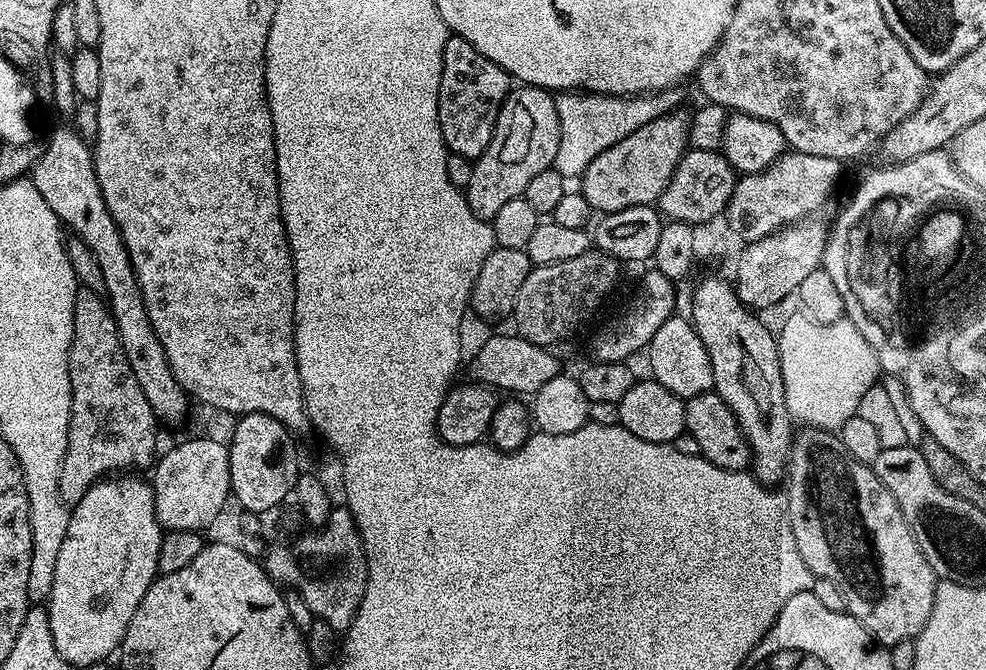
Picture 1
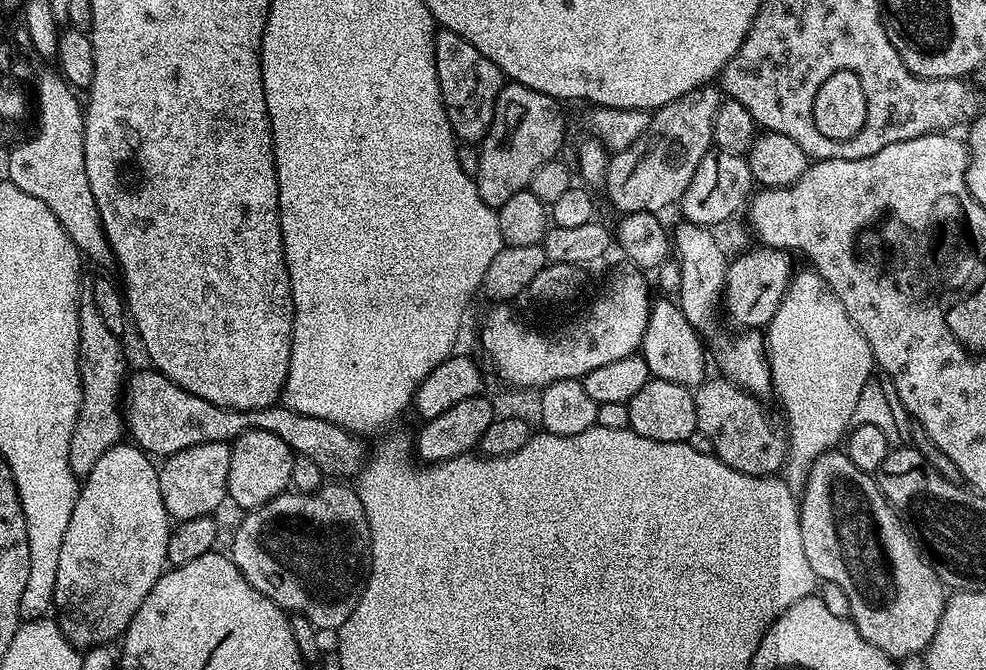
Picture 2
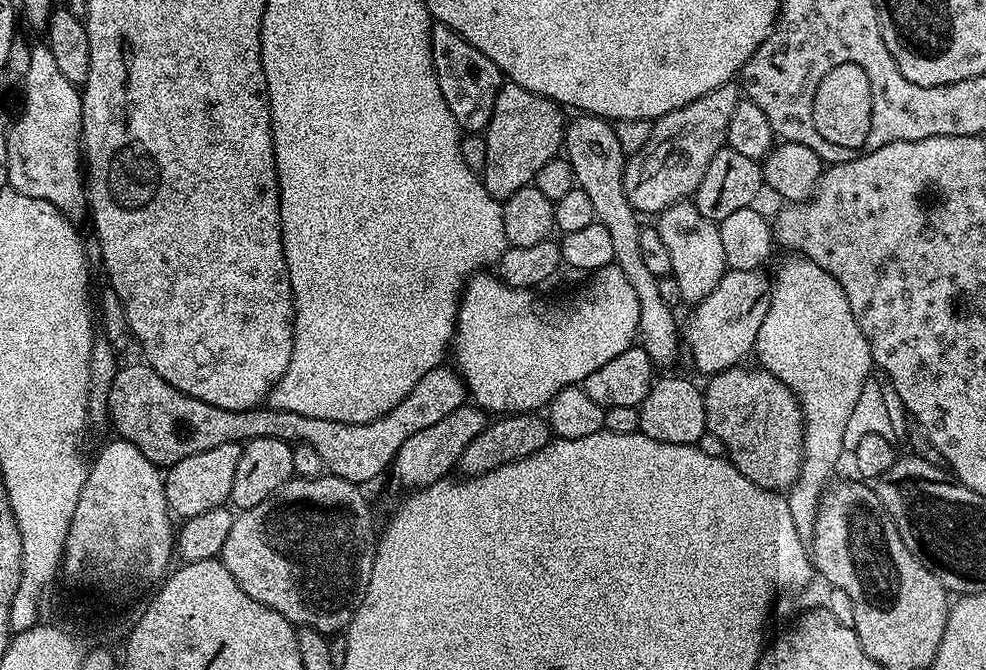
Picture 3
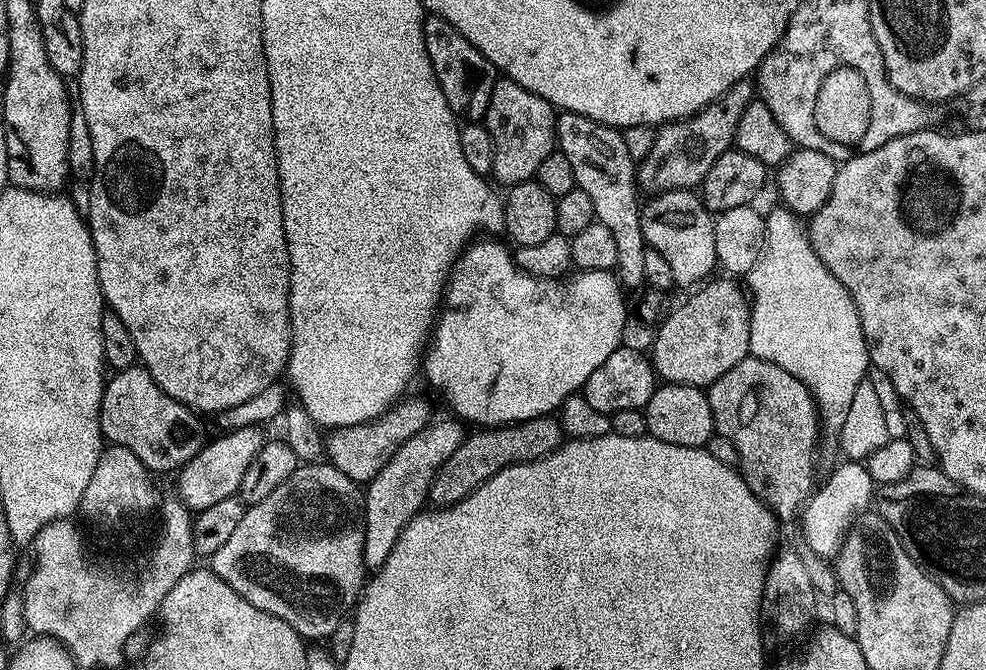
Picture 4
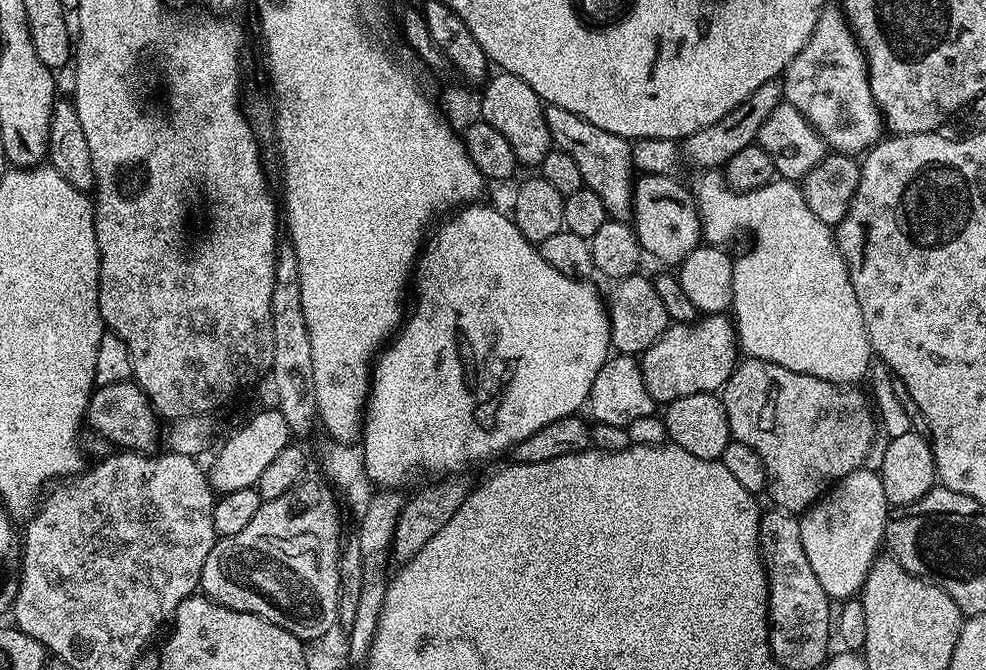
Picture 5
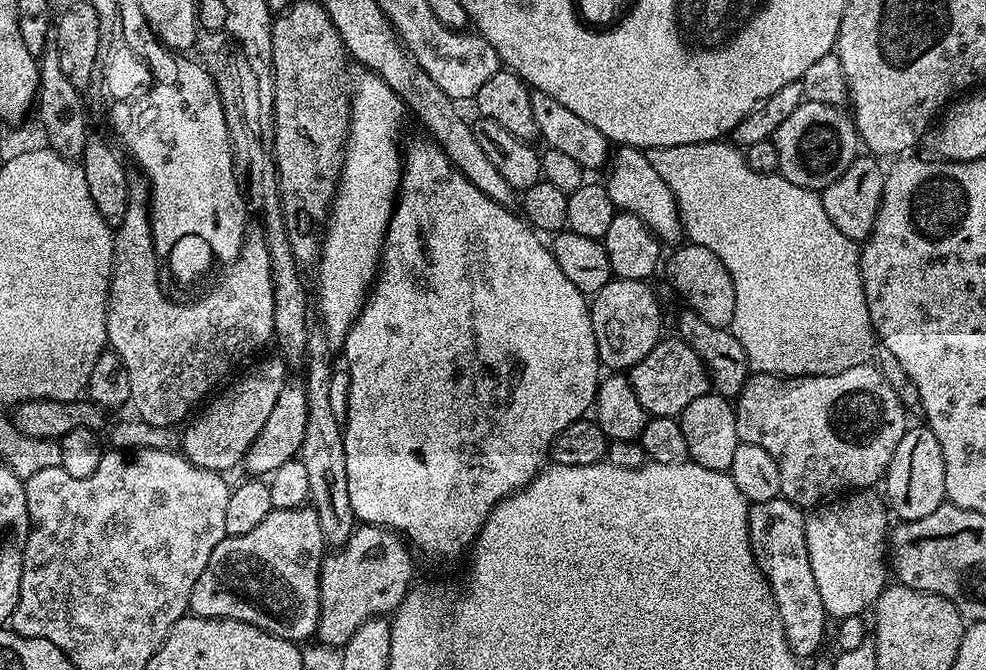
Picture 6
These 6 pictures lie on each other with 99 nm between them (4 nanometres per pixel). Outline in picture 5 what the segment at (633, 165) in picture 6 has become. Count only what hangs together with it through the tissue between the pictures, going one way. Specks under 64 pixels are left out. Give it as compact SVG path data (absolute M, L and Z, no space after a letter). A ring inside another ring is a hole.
M640 174L632 185L632 220L641 249L648 252L664 266L679 265L695 248L702 244L700 212L696 209L696 197L687 187L672 180L671 175Z

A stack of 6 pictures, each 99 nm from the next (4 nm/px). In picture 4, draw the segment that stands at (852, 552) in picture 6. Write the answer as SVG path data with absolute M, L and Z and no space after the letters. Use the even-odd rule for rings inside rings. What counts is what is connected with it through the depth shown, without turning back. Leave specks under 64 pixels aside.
M849 460L843 463L821 487L819 485L813 491L800 515L805 547L825 560L839 555L852 528L866 514L864 512L876 494L875 480L863 463Z

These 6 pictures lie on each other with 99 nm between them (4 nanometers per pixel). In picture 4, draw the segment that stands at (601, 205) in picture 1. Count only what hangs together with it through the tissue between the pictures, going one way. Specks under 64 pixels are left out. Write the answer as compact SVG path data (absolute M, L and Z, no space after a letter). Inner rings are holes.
M751 79L740 80L730 90L726 90L723 97L714 104L708 104L704 111L697 112L694 116L689 116L686 120L674 120L671 124L663 125L656 132L656 141L647 158L639 165L638 180L641 185L649 188L649 193L674 192L677 190L692 190L703 185L706 174L714 162L724 152L733 147L736 139L736 131L740 125L740 120L744 117L744 112L752 105L754 99L754 84Z

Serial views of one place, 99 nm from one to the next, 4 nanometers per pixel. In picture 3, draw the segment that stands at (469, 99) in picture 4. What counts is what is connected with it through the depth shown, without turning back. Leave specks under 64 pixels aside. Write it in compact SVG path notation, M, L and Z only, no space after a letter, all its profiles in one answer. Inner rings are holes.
M433 23L430 54L438 74L438 90L442 90L442 98L446 98L446 106L450 106L458 126L468 134L483 133L494 114L494 98L500 92L502 73L498 66L445 24Z

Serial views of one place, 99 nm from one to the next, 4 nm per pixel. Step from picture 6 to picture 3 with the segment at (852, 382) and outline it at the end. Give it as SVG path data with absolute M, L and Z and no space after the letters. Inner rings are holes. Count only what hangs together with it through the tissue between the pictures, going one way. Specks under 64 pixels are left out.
M759 366L744 367L718 372L707 381L708 385L703 385L707 431L722 438L728 451L726 459L736 467L738 474L750 478L754 486L771 492L787 490L795 484L804 457L804 415L795 394L777 376Z

